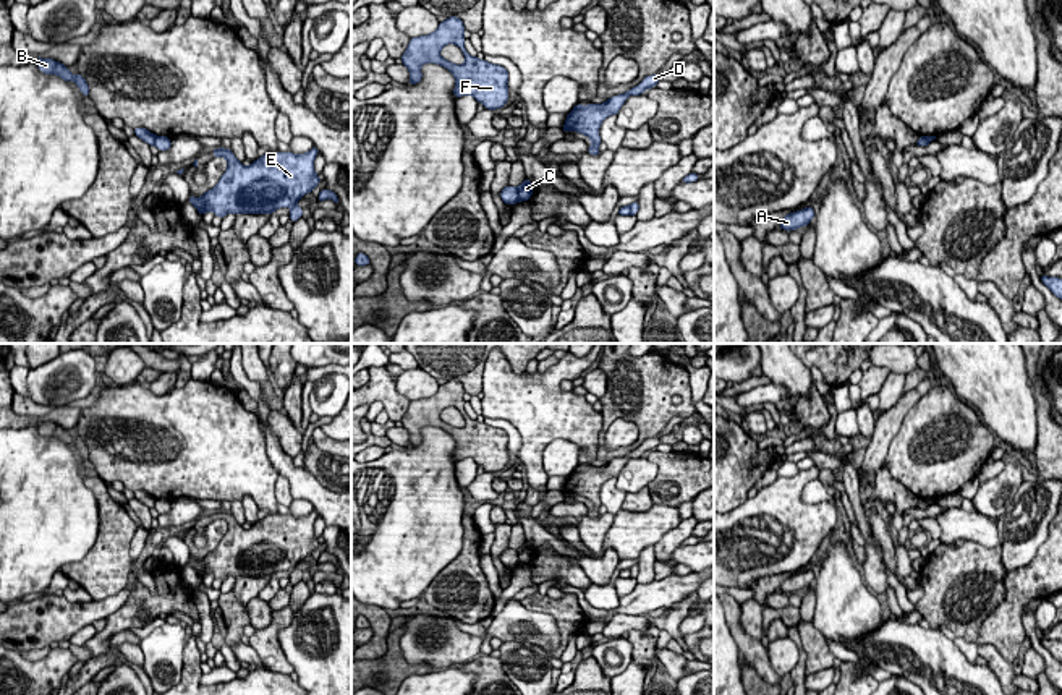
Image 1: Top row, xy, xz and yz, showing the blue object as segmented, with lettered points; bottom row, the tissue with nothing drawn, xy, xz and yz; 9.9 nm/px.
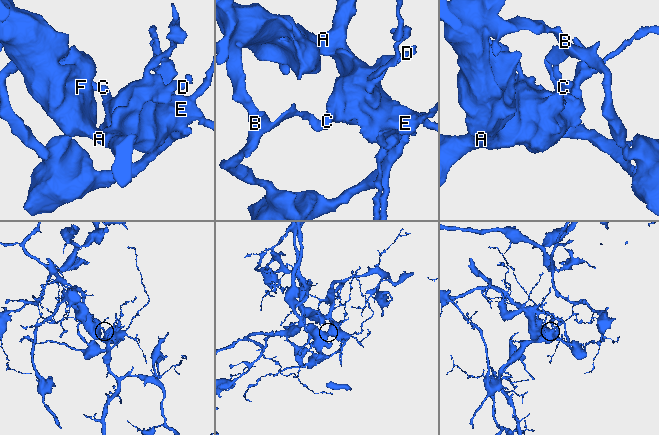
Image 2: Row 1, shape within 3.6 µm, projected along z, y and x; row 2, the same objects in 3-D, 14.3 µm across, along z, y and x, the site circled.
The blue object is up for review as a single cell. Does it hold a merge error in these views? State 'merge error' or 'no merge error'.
merge error

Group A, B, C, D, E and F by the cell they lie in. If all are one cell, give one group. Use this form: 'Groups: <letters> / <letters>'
Groups: A C D E F / B

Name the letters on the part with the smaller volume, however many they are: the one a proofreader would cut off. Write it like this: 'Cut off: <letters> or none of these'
Cut off: B

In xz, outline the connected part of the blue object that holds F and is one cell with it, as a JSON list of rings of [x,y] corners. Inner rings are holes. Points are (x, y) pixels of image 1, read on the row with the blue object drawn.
[[[450,16],[439,23],[432,34],[411,37],[408,49],[401,55],[403,65],[410,70],[410,84],[423,79],[421,66],[424,63],[442,65],[455,76],[455,97],[473,96],[484,109],[502,109],[508,102],[508,71],[500,65],[471,57],[465,49],[463,32],[463,21]],[[447,44],[461,49],[466,58],[463,65],[455,65],[440,57],[440,50]]]

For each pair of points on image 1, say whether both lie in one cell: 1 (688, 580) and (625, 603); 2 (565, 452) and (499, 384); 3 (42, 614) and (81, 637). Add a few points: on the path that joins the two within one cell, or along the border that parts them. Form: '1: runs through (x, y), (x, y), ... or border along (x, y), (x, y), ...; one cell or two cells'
1: runs through (672, 590), (641, 600); one cell
2: border along (575, 443), (552, 439), (546, 446), (547, 477); two cells
3: border along (91, 622), (80, 627), (67, 640); two cells

